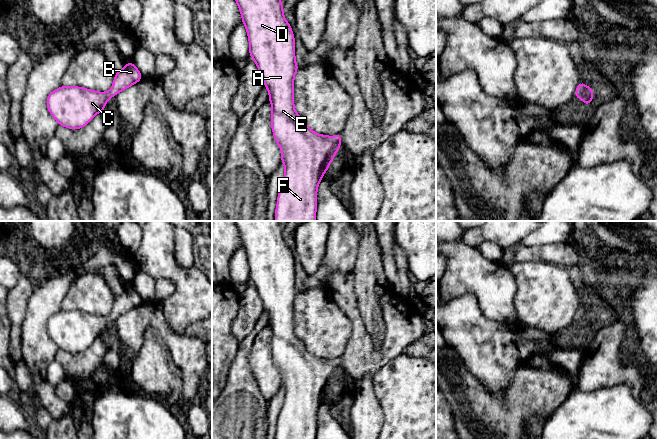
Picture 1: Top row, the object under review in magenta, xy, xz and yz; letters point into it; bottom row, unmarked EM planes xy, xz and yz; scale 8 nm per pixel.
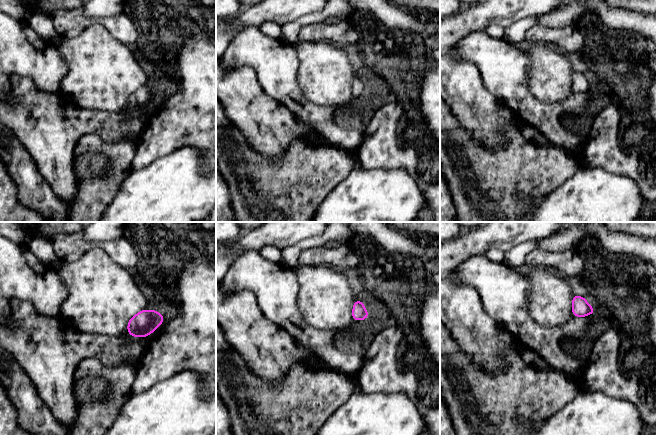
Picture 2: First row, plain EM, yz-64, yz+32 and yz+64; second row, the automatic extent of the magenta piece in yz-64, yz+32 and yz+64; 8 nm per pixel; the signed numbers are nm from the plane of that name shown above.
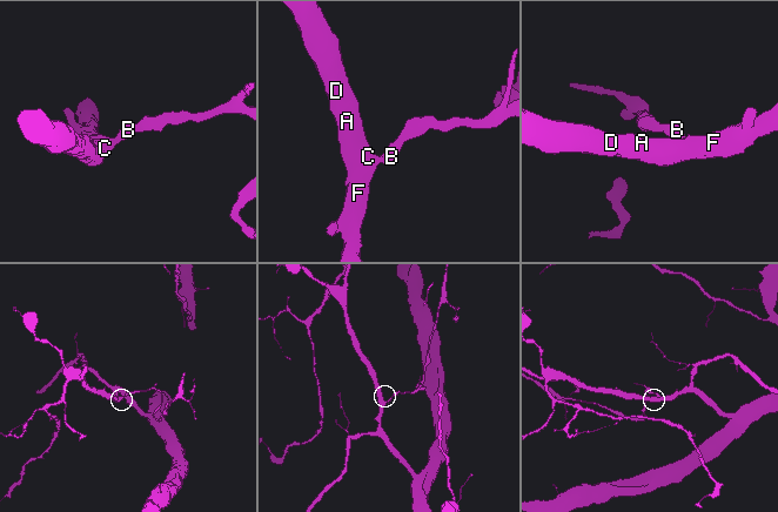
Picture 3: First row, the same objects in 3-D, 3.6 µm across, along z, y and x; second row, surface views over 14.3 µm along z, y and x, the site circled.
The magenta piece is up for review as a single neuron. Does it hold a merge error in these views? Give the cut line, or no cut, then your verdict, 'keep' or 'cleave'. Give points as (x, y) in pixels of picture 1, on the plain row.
cut none; keep

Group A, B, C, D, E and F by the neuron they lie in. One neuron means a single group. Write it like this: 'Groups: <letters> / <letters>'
Groups: A B C D E F

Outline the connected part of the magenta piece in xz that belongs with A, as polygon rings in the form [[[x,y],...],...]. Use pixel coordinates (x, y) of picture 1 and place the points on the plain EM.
[[[234,221],[241,236],[242,246],[246,251],[249,262],[249,278],[256,287],[262,300],[264,310],[268,313],[269,325],[272,330],[271,351],[274,364],[281,373],[281,385],[285,396],[282,409],[277,421],[275,439],[316,439],[317,413],[328,394],[334,379],[338,376],[342,359],[326,360],[315,357],[310,353],[294,333],[294,301],[299,293],[295,283],[295,263],[291,249],[283,237],[283,227],[279,221]]]

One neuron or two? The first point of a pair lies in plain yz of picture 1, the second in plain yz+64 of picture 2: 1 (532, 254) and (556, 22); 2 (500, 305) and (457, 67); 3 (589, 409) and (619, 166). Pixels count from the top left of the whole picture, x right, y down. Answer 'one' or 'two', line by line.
1: two
2: two
3: two

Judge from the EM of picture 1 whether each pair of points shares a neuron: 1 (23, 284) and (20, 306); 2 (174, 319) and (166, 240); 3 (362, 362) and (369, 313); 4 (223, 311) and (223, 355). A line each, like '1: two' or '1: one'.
1: one
2: one
3: two
4: one

